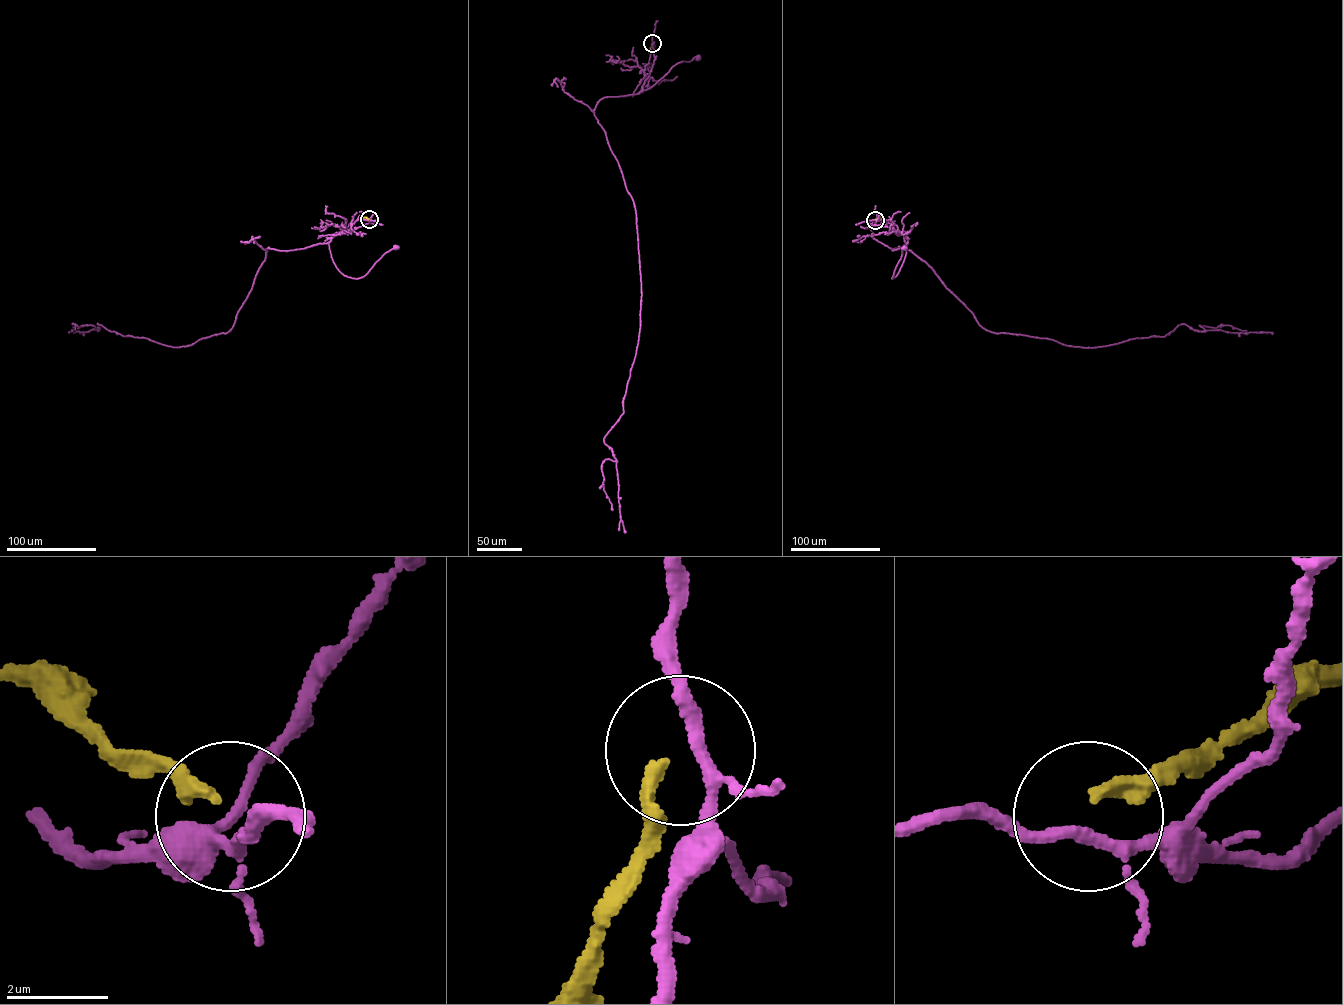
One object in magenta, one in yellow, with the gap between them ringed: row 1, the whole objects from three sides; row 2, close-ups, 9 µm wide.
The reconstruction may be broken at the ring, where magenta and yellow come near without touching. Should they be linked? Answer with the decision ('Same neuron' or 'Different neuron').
Different neuron

